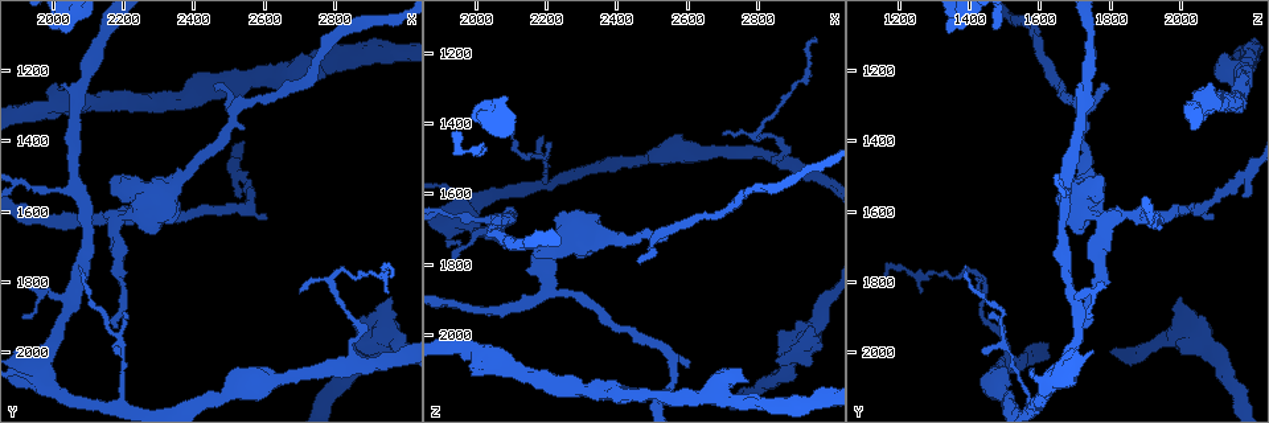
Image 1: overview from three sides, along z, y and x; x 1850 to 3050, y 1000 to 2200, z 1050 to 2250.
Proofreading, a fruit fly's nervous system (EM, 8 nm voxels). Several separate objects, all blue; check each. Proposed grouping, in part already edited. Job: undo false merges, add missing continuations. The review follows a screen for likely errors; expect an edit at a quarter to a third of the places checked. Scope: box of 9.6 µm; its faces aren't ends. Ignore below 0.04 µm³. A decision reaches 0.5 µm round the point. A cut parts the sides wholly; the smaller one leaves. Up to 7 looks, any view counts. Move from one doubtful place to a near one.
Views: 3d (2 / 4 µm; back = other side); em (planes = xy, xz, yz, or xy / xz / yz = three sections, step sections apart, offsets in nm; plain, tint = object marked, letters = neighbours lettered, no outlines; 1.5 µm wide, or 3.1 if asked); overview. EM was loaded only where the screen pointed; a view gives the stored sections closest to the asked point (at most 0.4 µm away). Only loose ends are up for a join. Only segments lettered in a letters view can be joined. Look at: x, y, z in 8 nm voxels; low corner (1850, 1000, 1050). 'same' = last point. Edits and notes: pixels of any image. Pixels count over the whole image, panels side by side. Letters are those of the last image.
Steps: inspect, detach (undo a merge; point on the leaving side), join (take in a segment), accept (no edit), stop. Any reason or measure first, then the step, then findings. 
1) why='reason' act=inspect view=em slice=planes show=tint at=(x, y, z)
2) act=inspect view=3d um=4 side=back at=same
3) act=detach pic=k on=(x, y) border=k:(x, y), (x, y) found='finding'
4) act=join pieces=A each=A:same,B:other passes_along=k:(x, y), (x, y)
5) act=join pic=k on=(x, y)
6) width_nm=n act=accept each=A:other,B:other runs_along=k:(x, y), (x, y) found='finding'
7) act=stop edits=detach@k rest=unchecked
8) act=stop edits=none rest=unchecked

why='thin end' act=inspect view=3d um=2 side=back at=(2200, 1900, 1450)

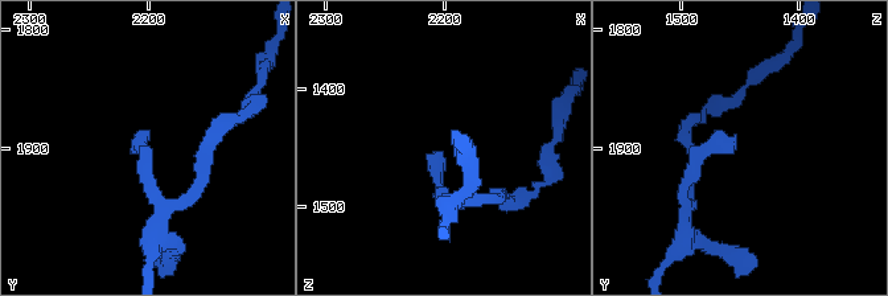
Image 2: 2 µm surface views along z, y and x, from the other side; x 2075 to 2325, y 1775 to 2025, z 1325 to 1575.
act=inspect view=em slice=planes show=tint at=(2200, 1894, 1454)

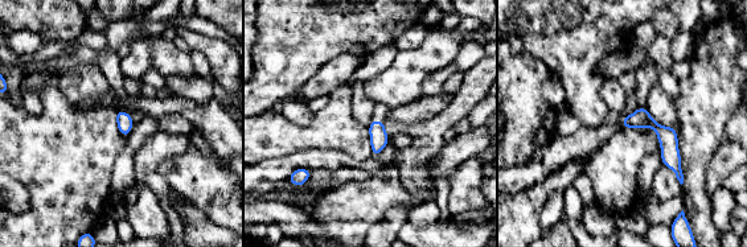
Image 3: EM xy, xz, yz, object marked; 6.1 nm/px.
act=inspect view=em slice=planes show=letters at=same

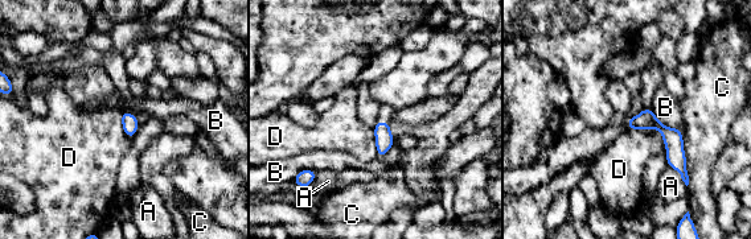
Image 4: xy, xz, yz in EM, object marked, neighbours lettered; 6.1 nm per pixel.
width_nm=100 act=accept each=A:other,B:other,C:other,D:other found='no lettered segment goes on from it'

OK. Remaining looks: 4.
why='long arm stops here' act=inspect view=3d um=2 at=(2180, 1930, 1720)

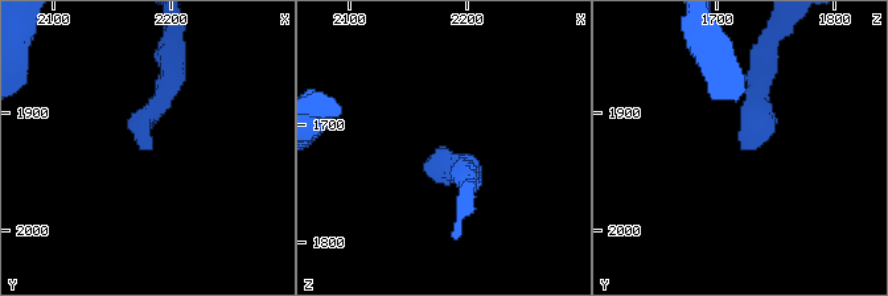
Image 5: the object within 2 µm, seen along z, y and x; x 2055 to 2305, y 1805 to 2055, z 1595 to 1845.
act=inspect view=em slice=xz step=4 show=plain at=(2176, 1932, 1728)

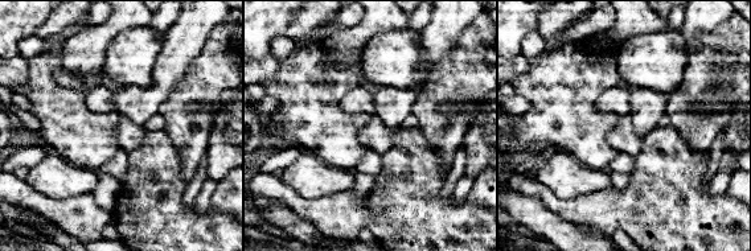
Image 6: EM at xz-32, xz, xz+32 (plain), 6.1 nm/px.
act=inspect view=em slice=xz step=4 show=letters at=same

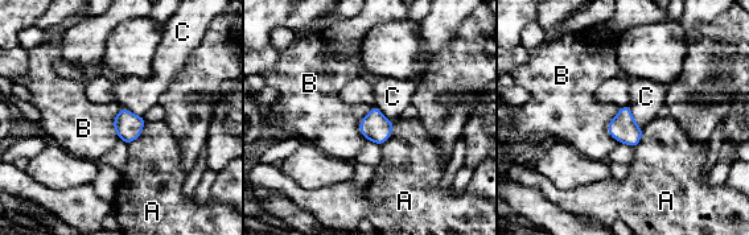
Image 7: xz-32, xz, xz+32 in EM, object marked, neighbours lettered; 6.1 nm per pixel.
act=accept each=A:other,B:other,C:other border=7:(621, 106), (608, 123), (618, 143) found='none of them fits'

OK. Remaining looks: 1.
why='sudden change in width' act=inspect view=em slice=yz step=4 show=letters at=(2620, 2090, 1490)

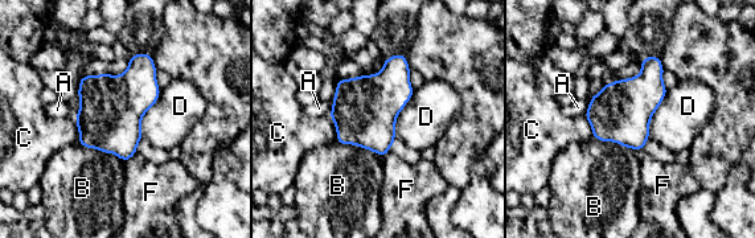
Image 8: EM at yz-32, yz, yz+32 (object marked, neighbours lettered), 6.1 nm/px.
act=accept each=A:other,B:other,C:other,D:other,F:other border=8:(668, 90), (651, 119), (648, 138) found='all the same neuron'

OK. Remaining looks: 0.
act=stop edits=none rest=unchecked

